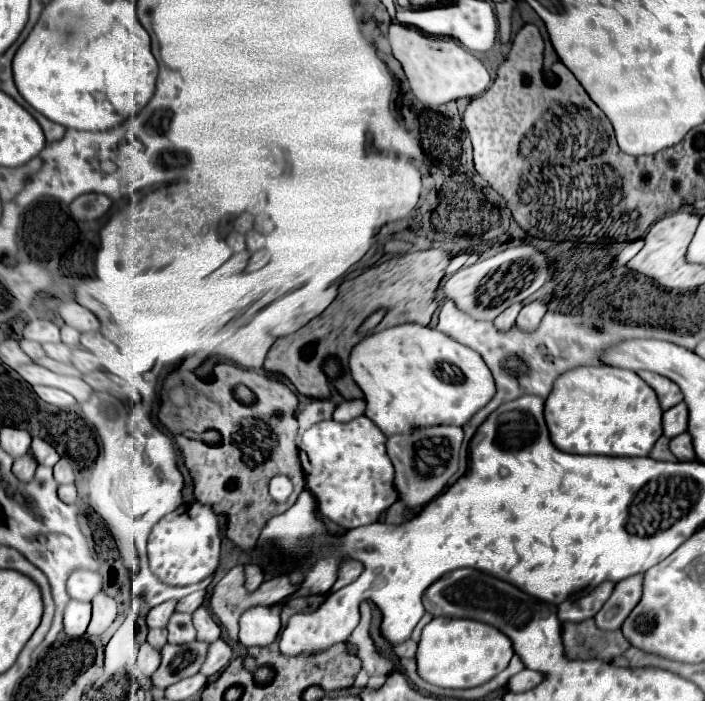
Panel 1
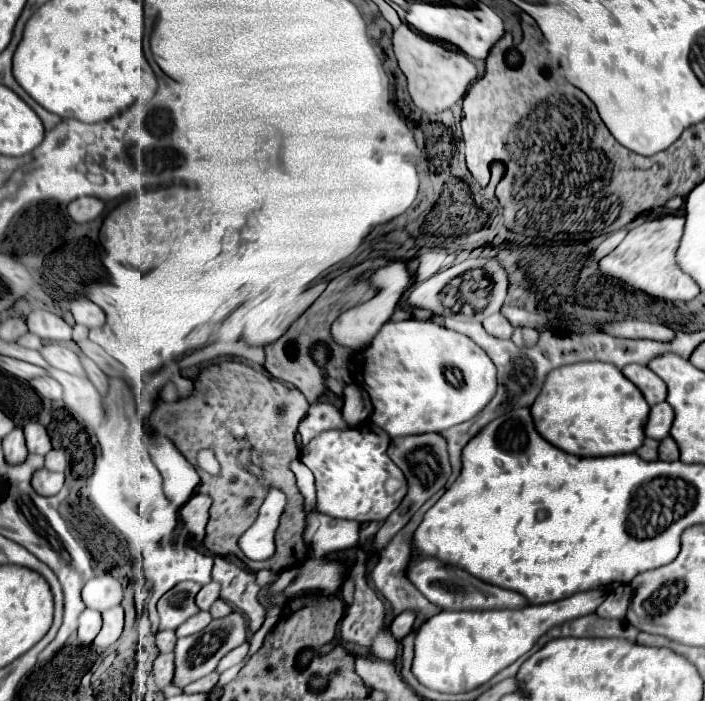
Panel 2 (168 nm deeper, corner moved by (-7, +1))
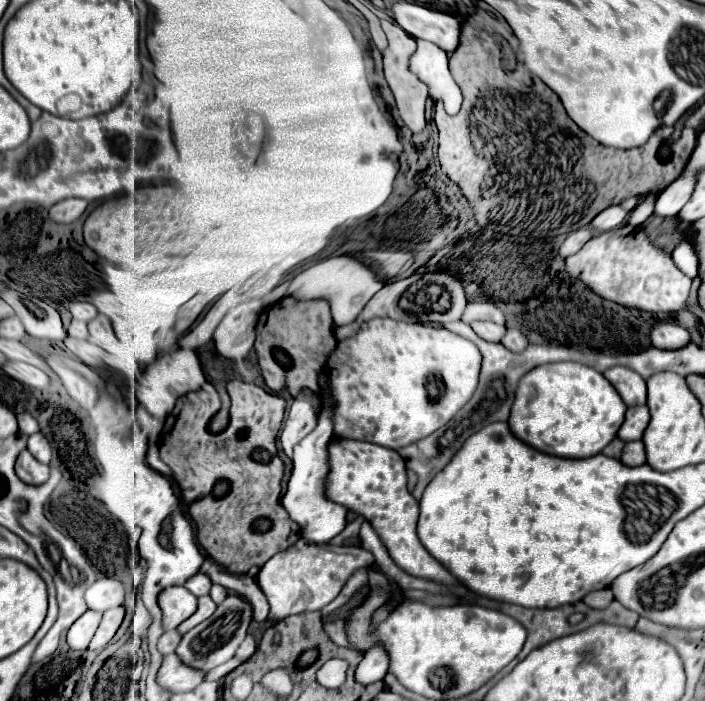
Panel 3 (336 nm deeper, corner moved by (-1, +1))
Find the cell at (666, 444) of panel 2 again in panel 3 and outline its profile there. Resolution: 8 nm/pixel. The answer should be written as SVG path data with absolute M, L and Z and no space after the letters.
M626 442L620 460L628 466L642 466L646 464L646 452L644 452L644 444L638 442Z

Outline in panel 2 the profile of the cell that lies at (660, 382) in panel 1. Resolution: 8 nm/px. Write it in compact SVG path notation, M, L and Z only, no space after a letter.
M630 364L630 366L622 368L622 374L642 390L642 394L650 406L666 400L668 388L666 388L664 380L660 380L656 374L650 372L650 368L640 366L640 364Z

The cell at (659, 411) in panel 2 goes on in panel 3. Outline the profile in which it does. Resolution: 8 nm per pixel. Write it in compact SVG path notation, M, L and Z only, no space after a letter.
M646 406L628 408L626 416L624 416L624 422L622 422L622 428L618 430L616 438L624 440L624 442L640 440L644 430L646 430L646 426L648 426L648 420L650 420L650 414L648 414Z

